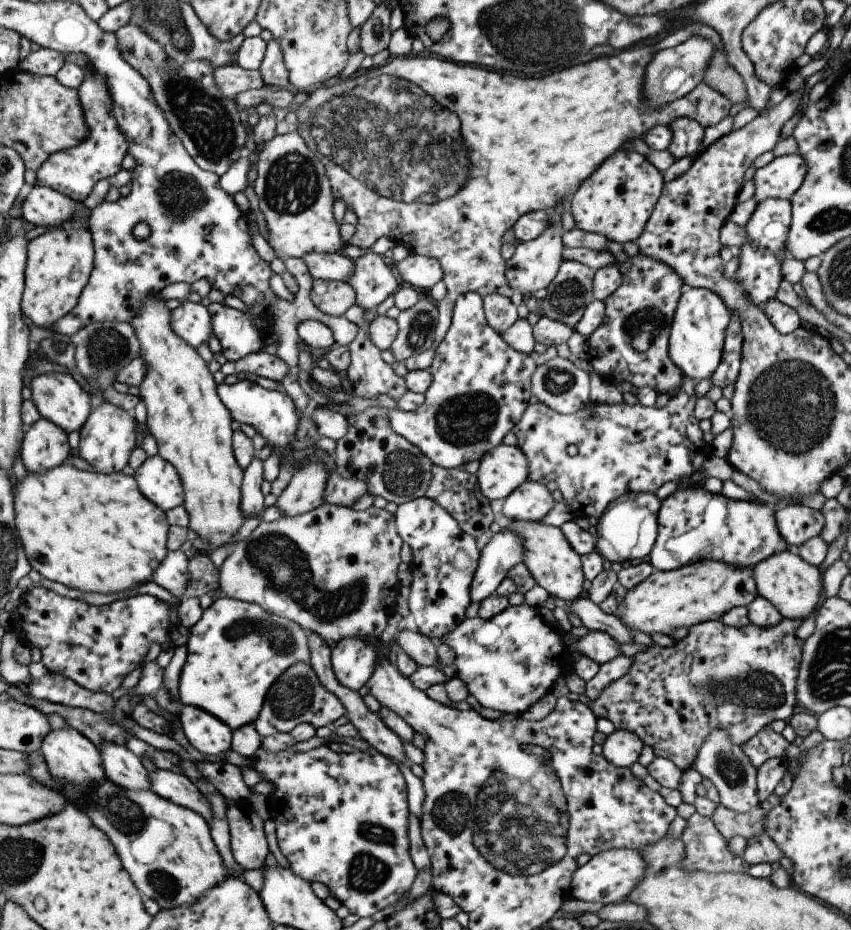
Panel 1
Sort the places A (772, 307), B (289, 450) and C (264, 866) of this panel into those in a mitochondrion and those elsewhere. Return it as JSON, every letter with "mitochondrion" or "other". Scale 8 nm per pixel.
{"A":"other","B":"other","C":"other"}

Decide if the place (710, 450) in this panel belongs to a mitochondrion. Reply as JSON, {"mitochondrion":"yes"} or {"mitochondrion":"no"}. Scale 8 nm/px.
{"mitochondrion":"no"}

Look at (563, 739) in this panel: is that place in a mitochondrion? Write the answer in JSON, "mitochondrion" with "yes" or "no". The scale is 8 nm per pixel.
{"mitochondrion":"no"}

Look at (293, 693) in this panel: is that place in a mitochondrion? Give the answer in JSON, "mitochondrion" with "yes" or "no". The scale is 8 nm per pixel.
{"mitochondrion":"yes"}

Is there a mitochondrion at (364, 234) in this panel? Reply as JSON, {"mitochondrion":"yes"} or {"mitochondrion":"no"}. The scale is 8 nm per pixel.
{"mitochondrion":"no"}

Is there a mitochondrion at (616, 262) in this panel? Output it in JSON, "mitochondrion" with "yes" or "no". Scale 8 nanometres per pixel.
{"mitochondrion":"no"}

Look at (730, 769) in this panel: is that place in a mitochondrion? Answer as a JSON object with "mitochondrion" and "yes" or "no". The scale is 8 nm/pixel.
{"mitochondrion":"yes"}

